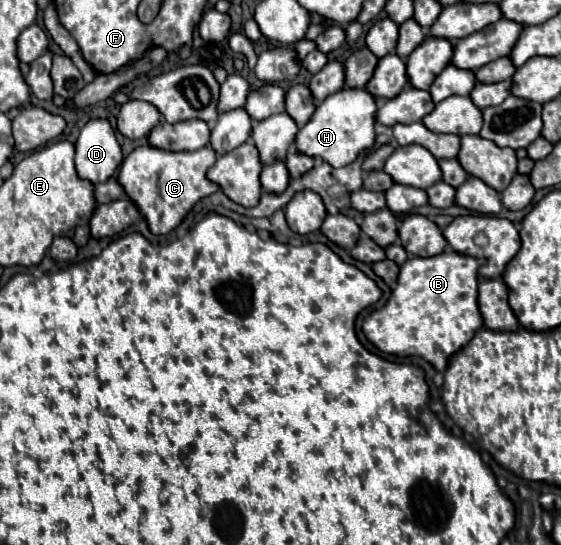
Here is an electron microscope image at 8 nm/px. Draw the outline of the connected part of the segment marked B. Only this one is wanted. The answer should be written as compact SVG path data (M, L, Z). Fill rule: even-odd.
M454 250L438 256L410 256L398 274L398 286L392 290L384 308L374 310L362 324L366 338L382 352L396 356L422 356L438 372L444 372L452 354L462 350L476 330L482 328L478 310L478 268L484 258L472 258Z

